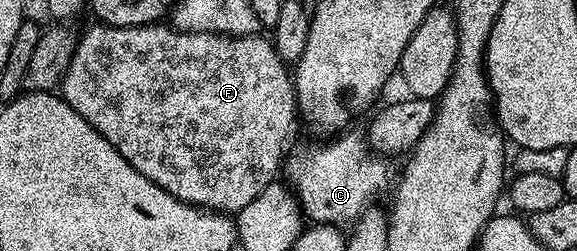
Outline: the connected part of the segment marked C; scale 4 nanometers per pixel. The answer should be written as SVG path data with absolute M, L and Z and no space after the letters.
M339 133L331 137L334 138L331 142L326 142L323 146L314 146L311 150L305 150L302 146L294 150L293 147L285 155L285 181L302 206L303 215L311 223L339 228L349 227L362 217L365 210L375 205L374 197L381 190L391 189L392 178L390 182L390 174L386 171L387 159L374 153L366 145L366 139L361 133L350 133Z

